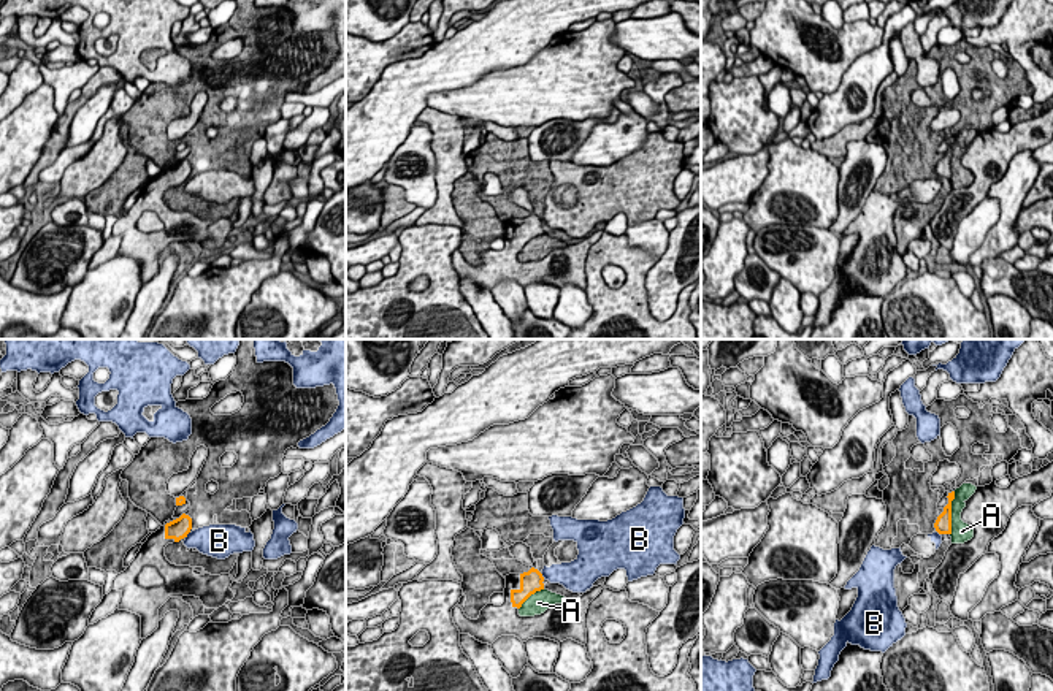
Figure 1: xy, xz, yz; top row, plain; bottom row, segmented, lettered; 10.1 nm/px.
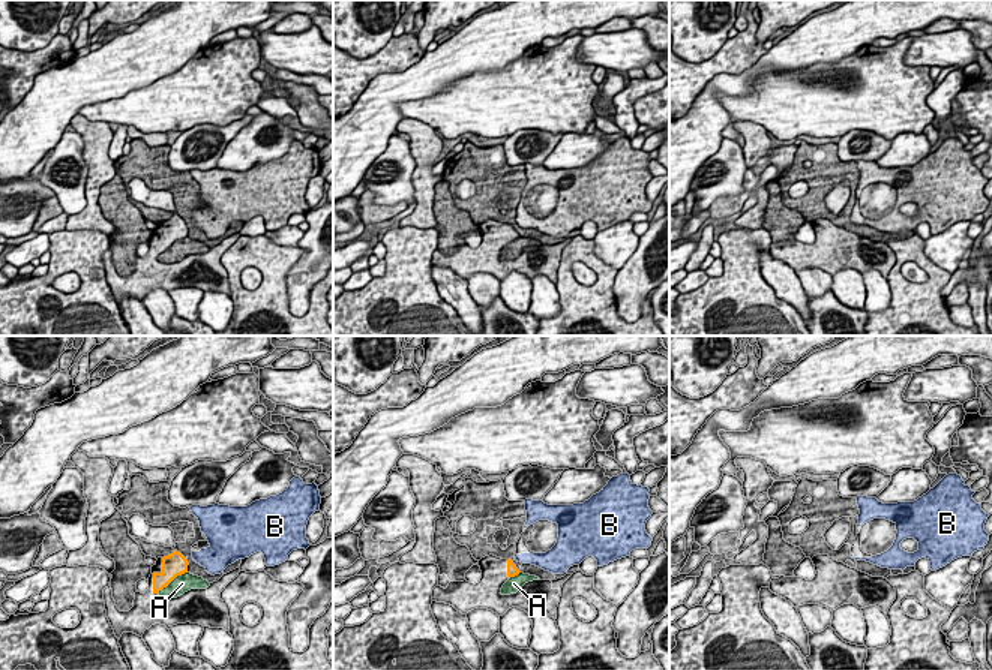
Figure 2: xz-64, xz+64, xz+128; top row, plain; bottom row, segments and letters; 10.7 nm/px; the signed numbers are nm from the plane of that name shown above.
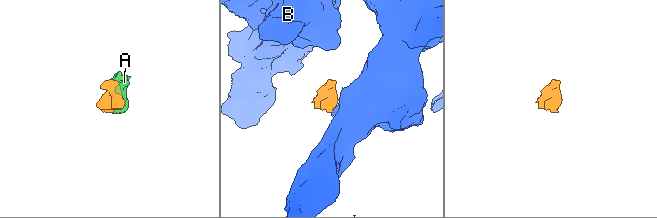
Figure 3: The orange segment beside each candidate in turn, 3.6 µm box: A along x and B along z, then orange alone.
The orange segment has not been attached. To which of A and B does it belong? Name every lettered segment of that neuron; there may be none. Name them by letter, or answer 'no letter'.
no letter

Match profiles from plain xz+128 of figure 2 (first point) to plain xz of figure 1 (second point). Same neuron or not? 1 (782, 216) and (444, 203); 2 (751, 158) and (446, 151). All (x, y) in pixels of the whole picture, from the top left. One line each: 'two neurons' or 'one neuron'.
1: two neurons
2: one neuron

